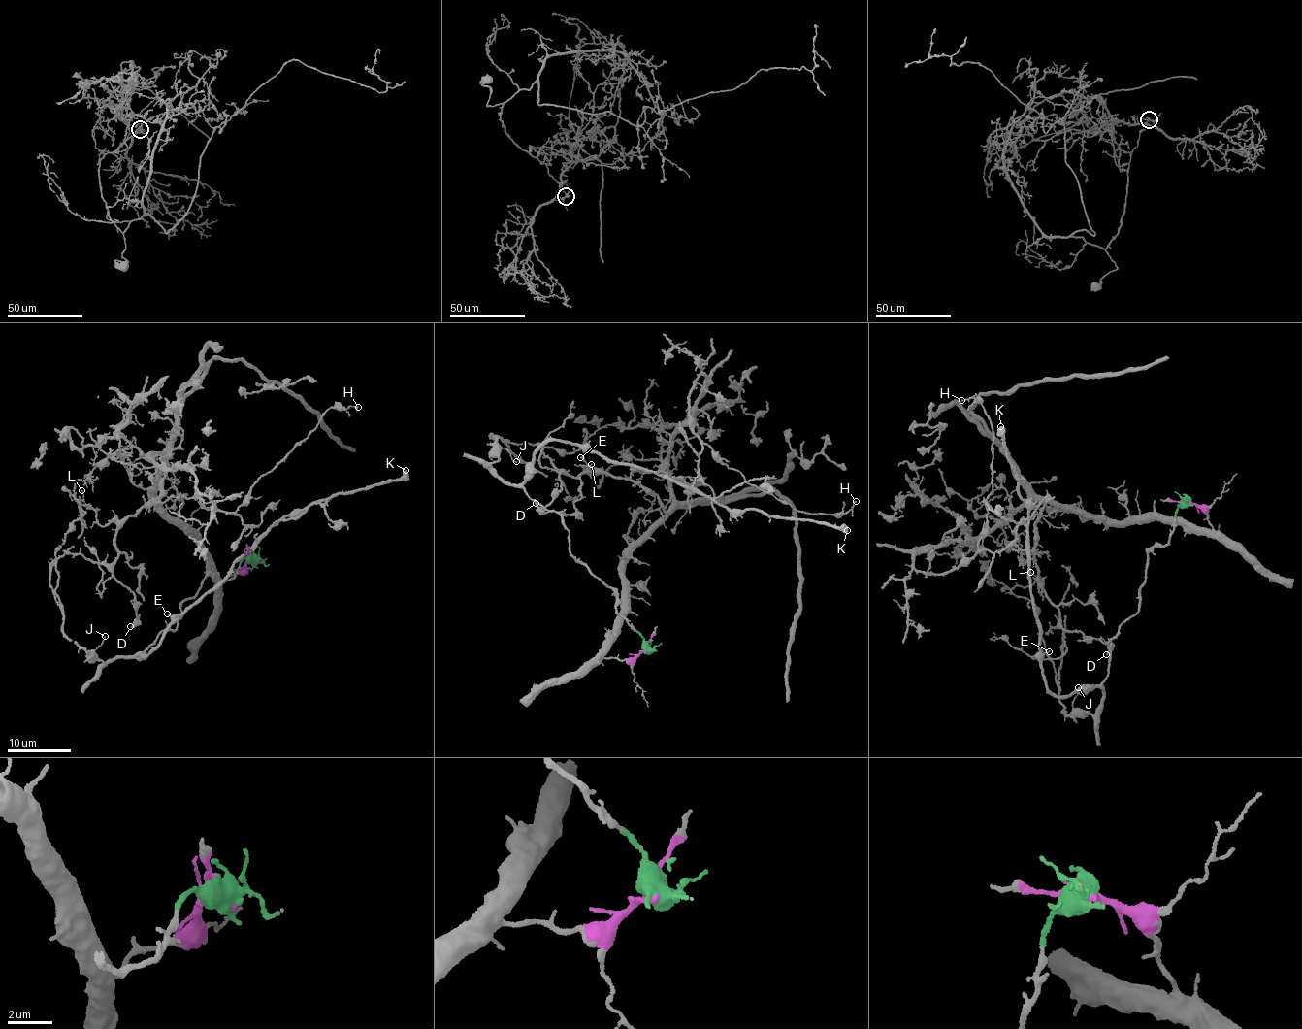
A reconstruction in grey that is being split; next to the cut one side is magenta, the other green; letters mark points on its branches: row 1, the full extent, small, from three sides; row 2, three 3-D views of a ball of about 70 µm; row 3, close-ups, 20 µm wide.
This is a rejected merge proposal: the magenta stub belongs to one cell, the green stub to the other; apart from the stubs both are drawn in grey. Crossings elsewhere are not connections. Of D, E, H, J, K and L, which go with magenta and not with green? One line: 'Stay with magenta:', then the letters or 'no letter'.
Stay with magenta: D, H, L

